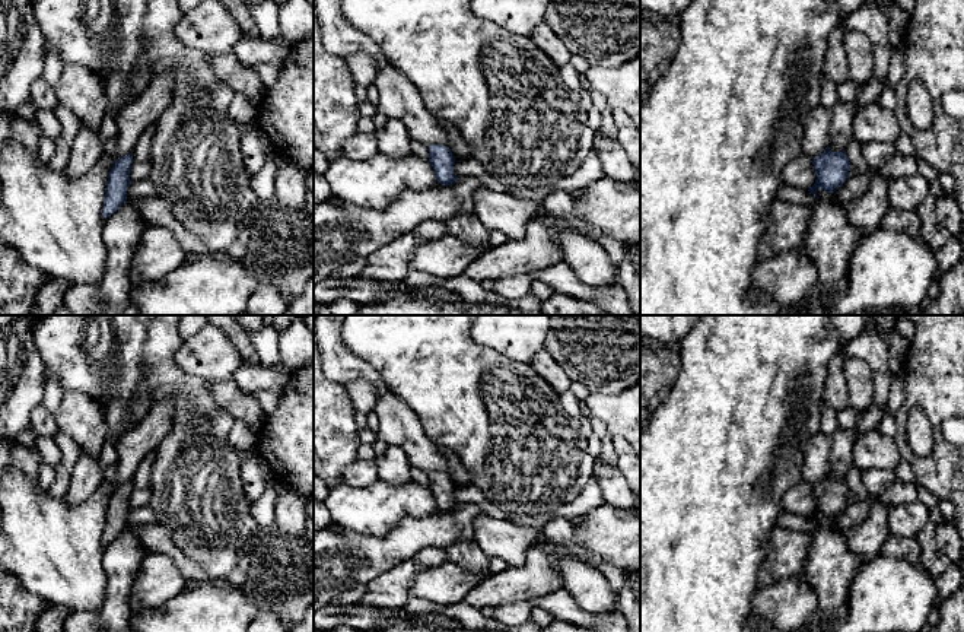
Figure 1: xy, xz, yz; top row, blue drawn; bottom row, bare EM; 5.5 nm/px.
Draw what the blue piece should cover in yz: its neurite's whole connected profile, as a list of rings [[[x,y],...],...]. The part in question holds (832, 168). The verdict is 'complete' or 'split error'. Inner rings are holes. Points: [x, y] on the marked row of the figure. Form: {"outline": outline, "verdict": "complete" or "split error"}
{"outline": [[[827,146],[823,153],[812,159],[817,174],[815,184],[808,190],[817,199],[817,190],[825,190],[833,194],[849,177],[850,161],[843,152],[831,152]]], "verdict": "complete"}

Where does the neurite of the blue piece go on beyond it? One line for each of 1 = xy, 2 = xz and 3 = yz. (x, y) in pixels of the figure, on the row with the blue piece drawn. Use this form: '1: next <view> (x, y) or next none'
1: next none
2: next none
3: next none

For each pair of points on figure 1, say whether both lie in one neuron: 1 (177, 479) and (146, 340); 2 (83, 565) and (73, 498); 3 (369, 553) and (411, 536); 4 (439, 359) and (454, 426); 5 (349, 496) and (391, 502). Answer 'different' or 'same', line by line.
1: same
2: different
3: same
4: same
5: same

